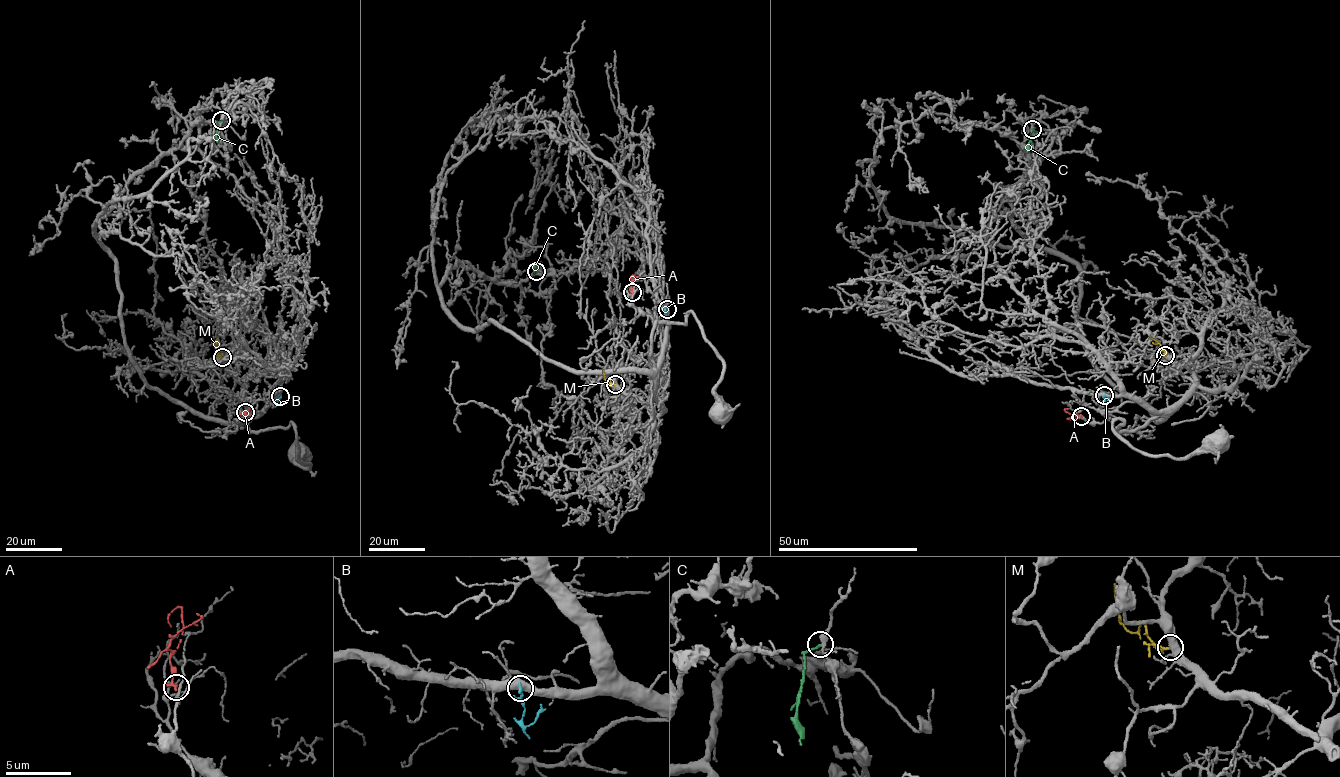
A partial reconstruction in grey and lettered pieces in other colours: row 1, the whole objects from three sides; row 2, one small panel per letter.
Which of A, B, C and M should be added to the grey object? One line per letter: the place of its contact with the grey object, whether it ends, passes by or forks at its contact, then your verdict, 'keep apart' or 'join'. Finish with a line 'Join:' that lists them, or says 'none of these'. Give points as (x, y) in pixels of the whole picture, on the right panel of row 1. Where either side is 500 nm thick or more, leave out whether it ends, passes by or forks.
A: meets grey at (1081, 416); it ends there; keep apart
B: meets grey at (1104, 395); keep apart
C: meets grey at (1032, 129); it ends there; keep apart
M: meets grey at (1165, 355); it passes by; join
Join: M

